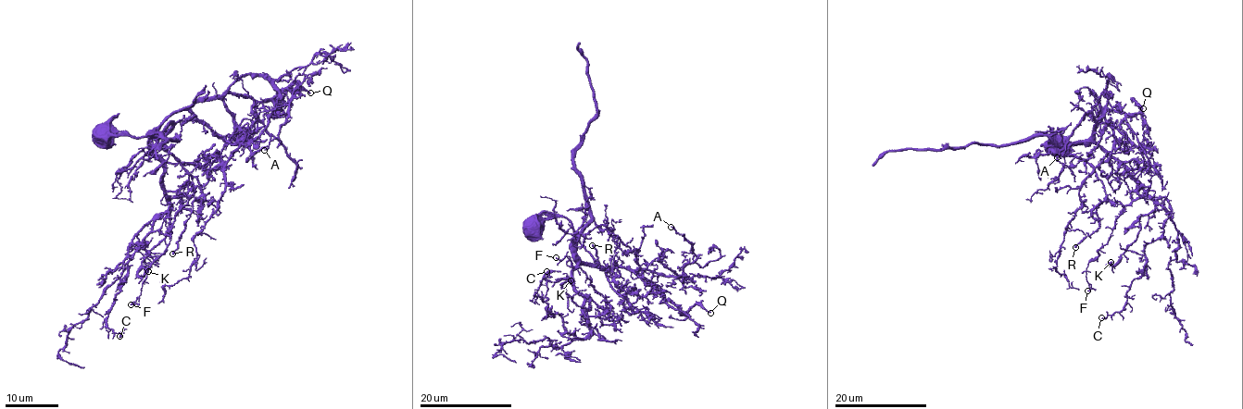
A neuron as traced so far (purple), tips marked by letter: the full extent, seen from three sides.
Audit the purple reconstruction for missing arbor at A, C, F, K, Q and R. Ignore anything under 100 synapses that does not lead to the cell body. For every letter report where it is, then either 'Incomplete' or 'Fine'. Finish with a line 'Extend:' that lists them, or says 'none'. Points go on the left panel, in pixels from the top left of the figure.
A: Place: (264, 150). Fine
C: Place: (119, 336). Fine
F: Place: (131, 304). Fine
K: Place: (148, 271). Fine
Q: Place: (310, 92). Fine
R: Place: (172, 254). Fine
Extend: none

